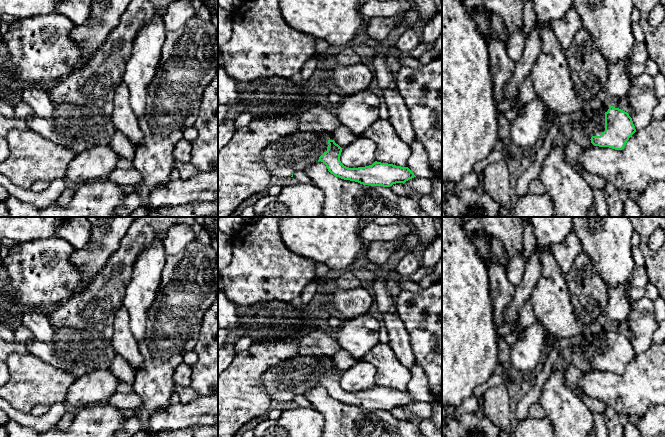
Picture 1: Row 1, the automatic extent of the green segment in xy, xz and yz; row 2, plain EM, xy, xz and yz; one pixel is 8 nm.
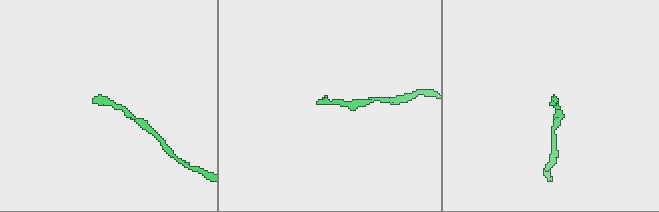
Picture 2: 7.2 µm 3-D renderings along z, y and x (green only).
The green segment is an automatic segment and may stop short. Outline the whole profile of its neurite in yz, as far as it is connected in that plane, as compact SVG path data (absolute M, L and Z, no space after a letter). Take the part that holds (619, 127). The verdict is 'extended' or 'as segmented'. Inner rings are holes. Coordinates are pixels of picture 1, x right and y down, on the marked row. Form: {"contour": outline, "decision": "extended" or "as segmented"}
{"contour": "M608 102L603 110L595 111L593 117L582 123L584 134L594 146L624 149L629 138L636 132L629 114Z", "decision": "extended"}

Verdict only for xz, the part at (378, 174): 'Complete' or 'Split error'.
Split error

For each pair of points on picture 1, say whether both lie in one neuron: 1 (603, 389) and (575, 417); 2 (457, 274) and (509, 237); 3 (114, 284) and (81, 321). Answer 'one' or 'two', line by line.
1: two
2: two
3: one

